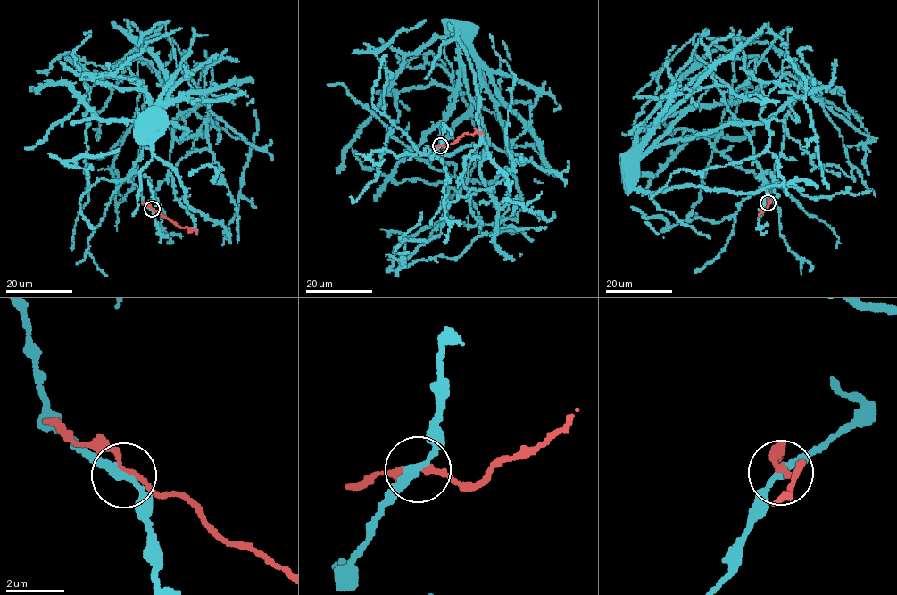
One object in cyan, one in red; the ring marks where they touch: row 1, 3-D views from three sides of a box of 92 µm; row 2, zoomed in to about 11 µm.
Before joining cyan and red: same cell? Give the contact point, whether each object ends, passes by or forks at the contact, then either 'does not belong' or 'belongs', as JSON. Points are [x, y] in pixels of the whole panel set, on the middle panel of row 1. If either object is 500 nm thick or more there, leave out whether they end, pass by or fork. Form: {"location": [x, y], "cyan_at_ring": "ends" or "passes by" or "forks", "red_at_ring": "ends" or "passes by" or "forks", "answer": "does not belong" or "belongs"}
{"location": [440, 145], "cyan_at_ring": "passes by", "red_at_ring": "passes by", "answer": "does not belong"}

